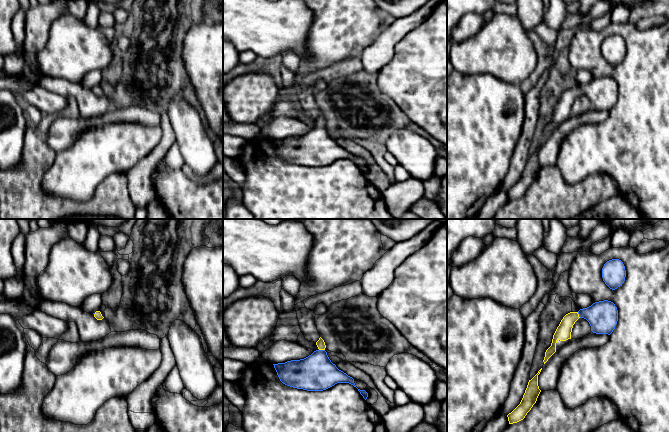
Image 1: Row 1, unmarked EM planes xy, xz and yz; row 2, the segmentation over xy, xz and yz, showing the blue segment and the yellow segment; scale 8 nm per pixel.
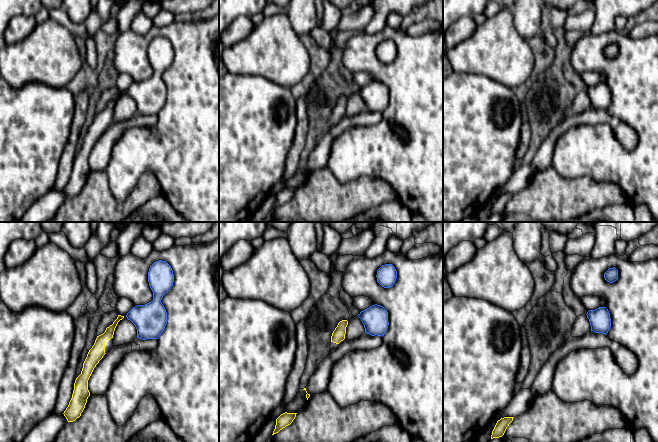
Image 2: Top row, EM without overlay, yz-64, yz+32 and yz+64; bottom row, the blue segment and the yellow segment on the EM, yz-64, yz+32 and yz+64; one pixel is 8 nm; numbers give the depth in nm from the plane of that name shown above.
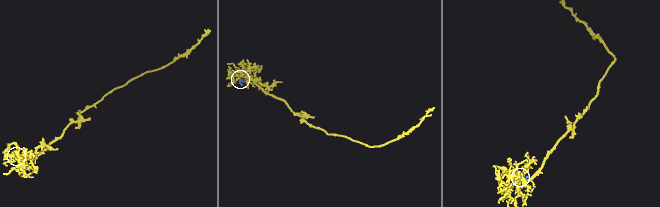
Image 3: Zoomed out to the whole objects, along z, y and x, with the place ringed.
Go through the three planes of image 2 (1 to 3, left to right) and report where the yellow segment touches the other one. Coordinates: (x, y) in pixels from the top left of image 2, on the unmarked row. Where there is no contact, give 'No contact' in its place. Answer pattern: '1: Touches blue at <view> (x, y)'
1: No contact
2: No contact
3: No contact

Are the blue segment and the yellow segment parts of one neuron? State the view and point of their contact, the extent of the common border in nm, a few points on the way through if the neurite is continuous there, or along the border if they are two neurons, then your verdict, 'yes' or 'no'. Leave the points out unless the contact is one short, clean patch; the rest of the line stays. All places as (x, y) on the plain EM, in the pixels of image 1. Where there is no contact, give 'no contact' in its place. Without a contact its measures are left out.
meets blue in xz at (322, 126); contact 50 nm long; runs through xz (316, 148), (322, 126), (320, 119); yes

